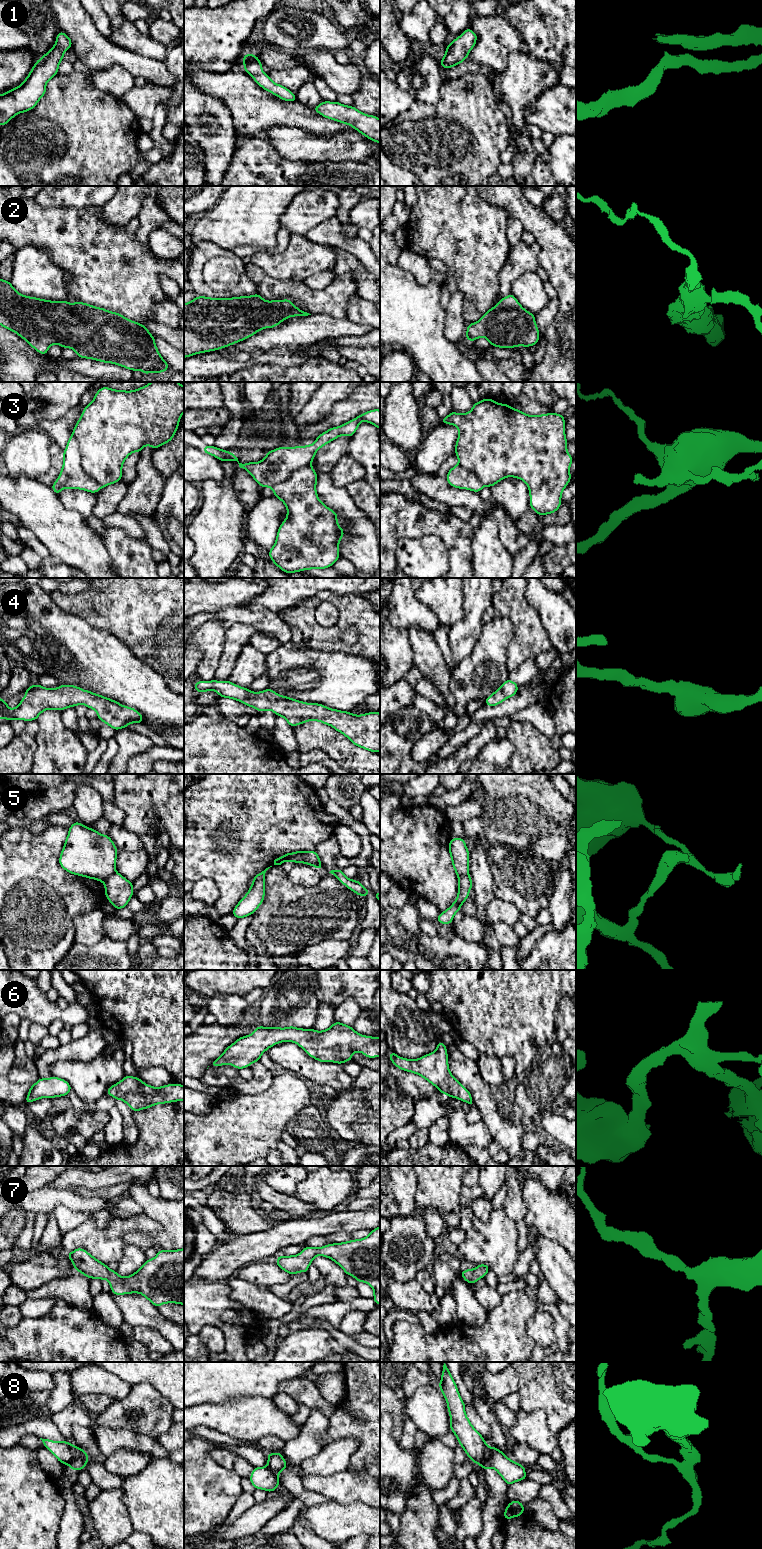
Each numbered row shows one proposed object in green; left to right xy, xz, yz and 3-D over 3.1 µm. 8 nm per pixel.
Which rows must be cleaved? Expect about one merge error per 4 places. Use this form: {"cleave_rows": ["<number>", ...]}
{"cleave_rows": ["3", "5", "8"]}

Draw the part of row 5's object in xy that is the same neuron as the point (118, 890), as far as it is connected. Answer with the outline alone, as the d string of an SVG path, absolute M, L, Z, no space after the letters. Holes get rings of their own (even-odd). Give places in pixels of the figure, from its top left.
M118 872L113 873L104 881L105 896L115 909L127 907L133 895L133 883Z

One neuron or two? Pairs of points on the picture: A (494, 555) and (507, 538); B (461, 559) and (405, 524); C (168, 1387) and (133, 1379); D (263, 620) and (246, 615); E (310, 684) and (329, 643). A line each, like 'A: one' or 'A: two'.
A: two
B: one
C: one
D: one
E: two

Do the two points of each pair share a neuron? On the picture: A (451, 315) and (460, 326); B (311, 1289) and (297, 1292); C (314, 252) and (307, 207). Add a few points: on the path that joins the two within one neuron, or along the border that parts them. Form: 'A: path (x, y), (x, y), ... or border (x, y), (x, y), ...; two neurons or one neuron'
A: path (453, 318), (457, 323); one neuron
B: path (308, 1289), (300, 1290); one neuron
C: path (303, 241), (300, 238), (300, 218); one neuron

